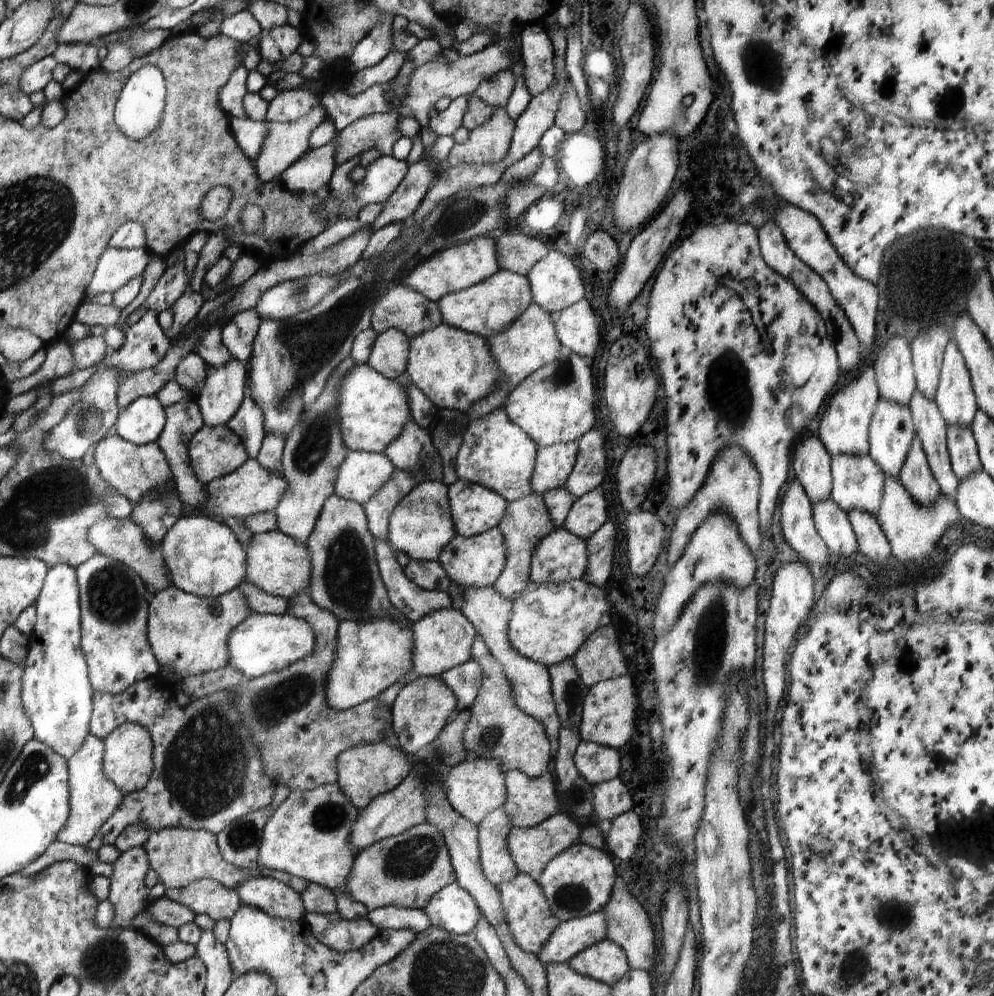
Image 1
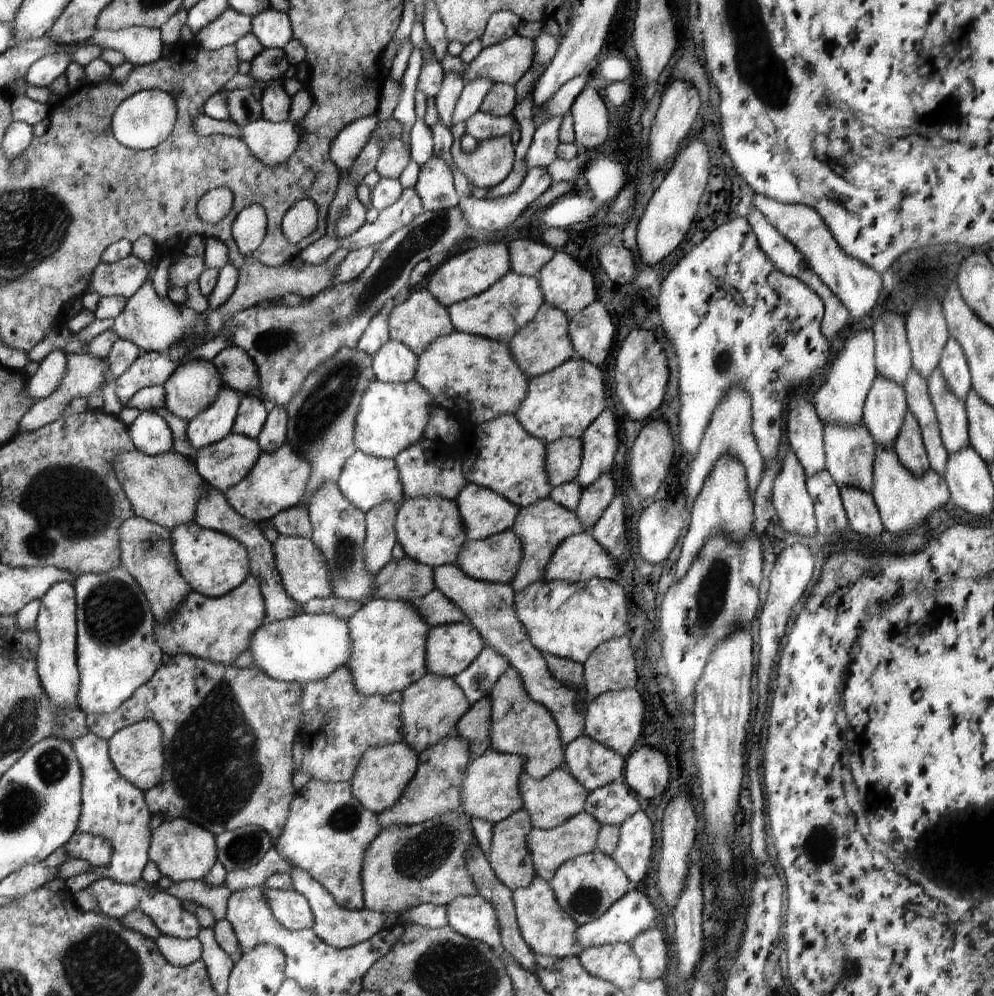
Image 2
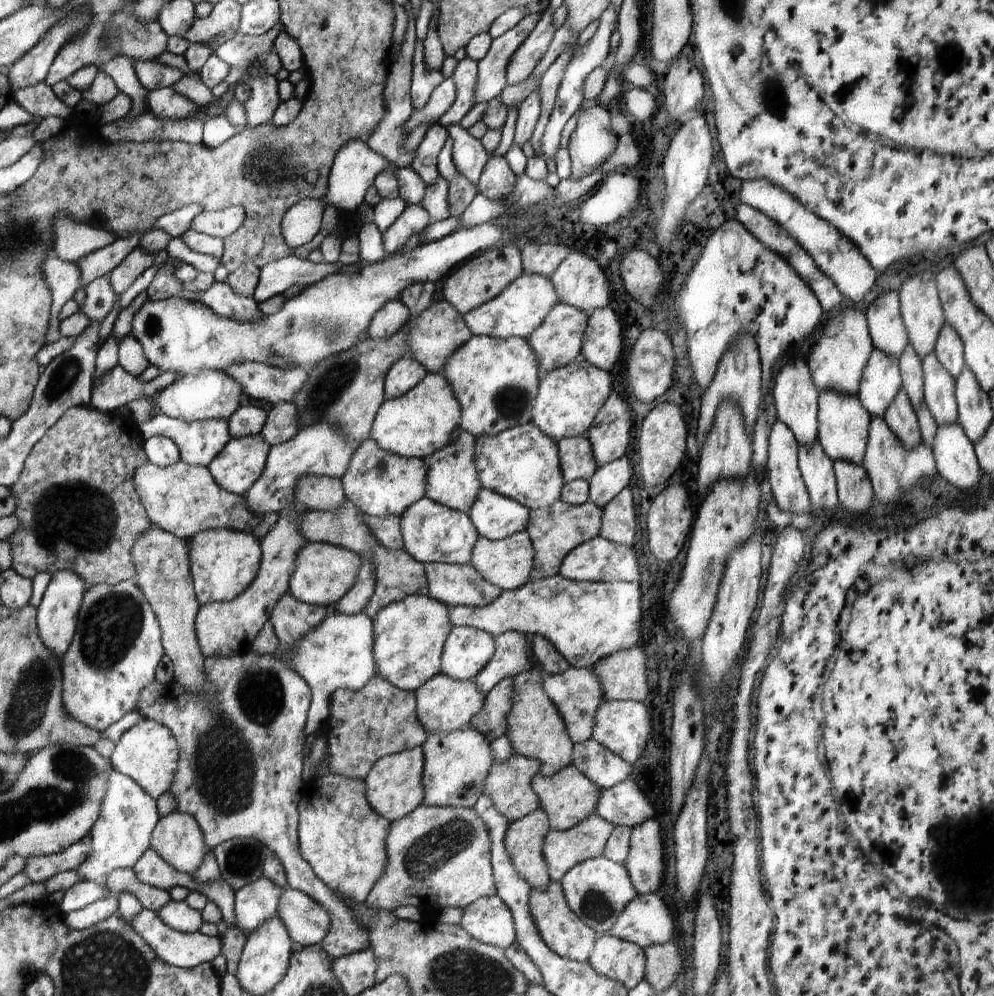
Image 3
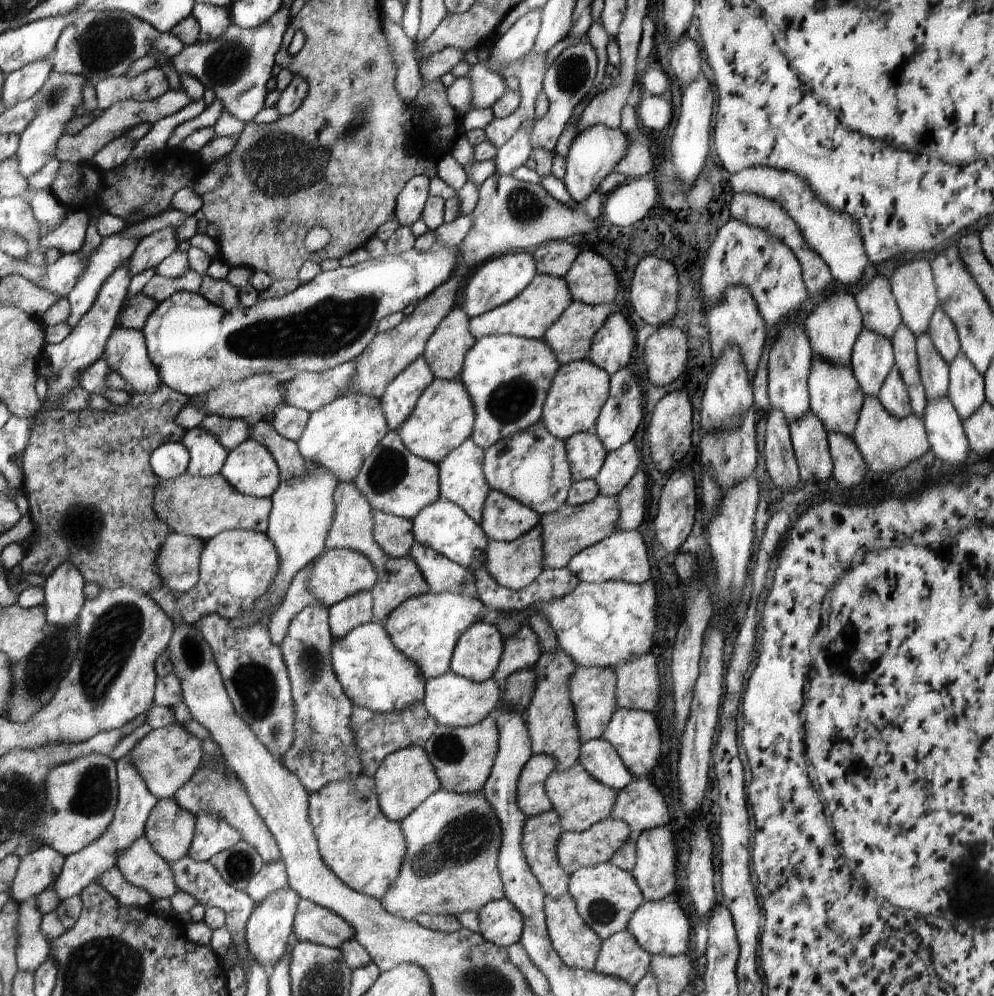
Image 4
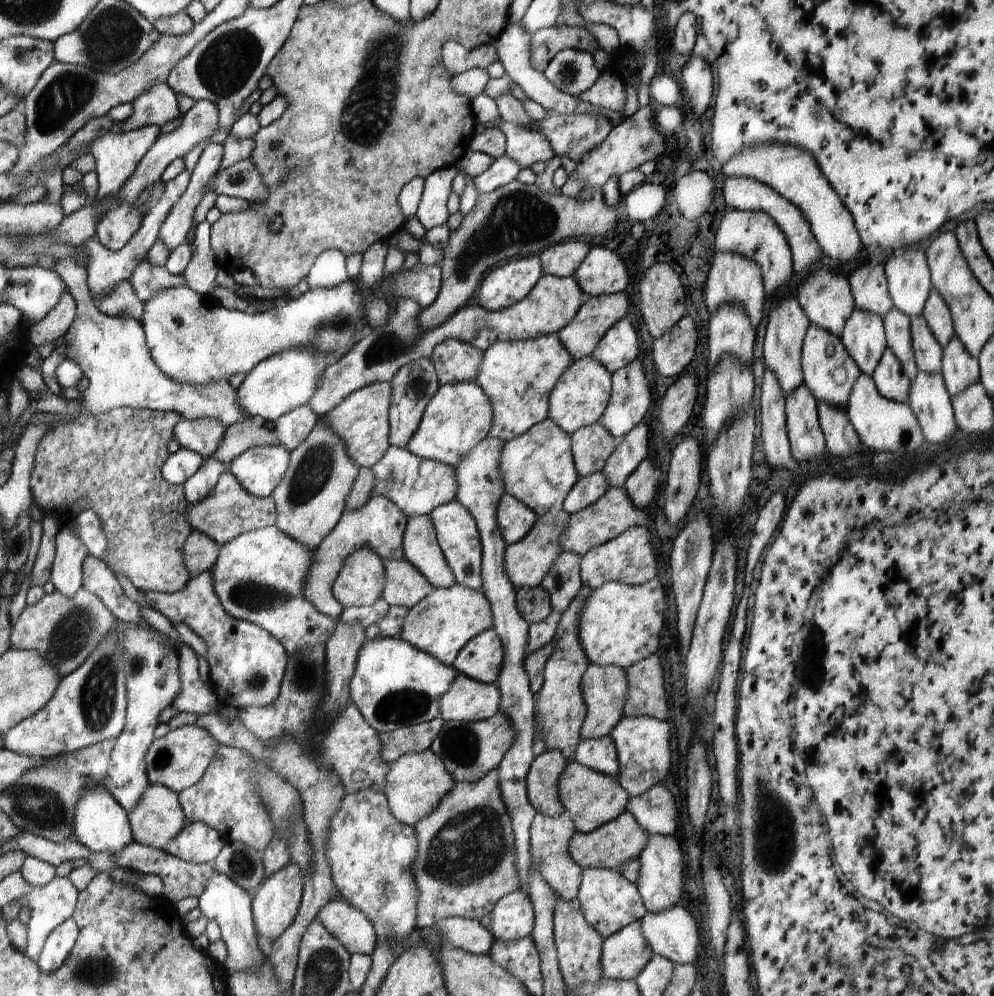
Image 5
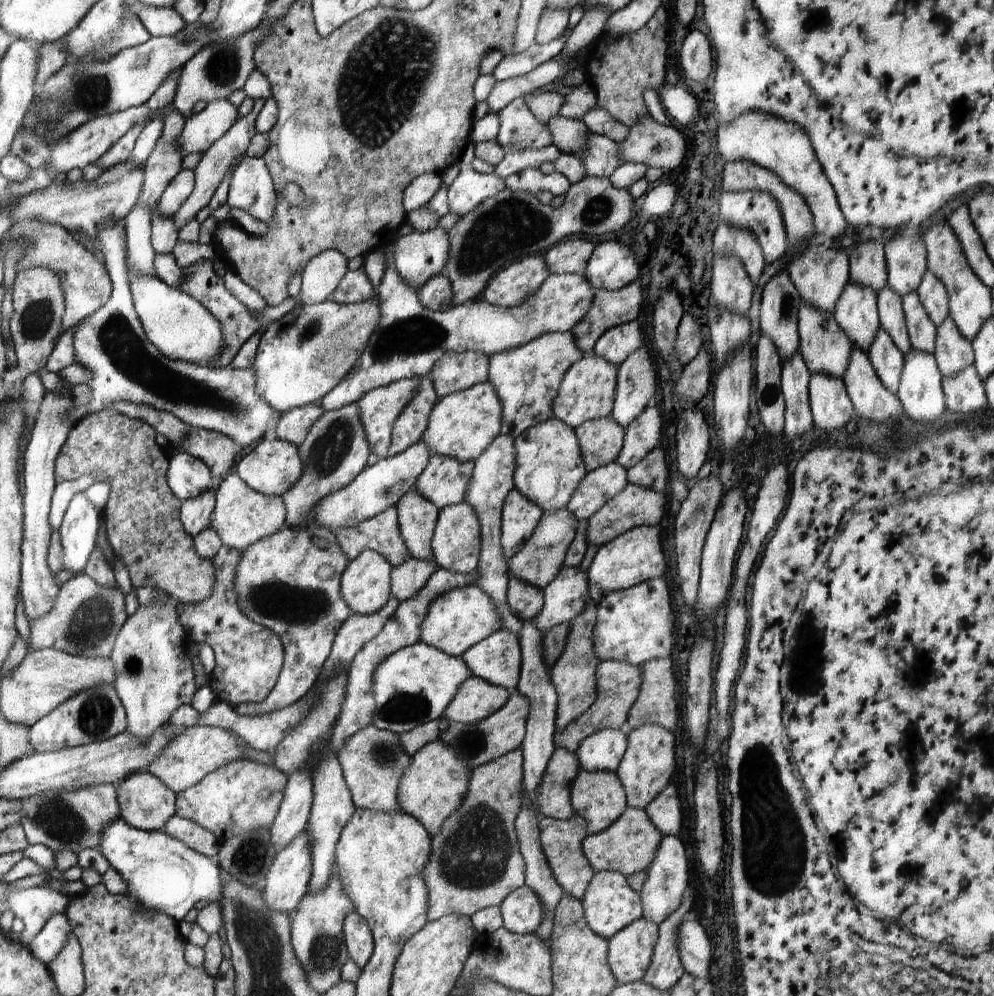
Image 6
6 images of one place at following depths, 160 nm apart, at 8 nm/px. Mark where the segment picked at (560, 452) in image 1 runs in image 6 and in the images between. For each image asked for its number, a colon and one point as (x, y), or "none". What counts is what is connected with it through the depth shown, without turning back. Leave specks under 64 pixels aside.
2: (564, 456)
3: (578, 461)
4: (586, 452)
5: (592, 445)
6: (601, 440)

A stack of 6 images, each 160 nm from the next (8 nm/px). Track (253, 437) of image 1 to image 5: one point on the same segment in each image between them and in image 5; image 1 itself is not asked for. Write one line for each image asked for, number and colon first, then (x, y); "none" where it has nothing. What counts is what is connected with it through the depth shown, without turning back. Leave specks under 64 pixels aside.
2: (252, 415)
3: (248, 420)
4: (230, 432)
5: (202, 436)

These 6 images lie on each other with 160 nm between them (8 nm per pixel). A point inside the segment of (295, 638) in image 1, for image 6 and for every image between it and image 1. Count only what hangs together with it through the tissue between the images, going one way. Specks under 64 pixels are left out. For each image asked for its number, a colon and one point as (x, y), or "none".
2: (311, 647)
3: (339, 654)
4: (375, 673)
5: (394, 685)
6: (415, 685)

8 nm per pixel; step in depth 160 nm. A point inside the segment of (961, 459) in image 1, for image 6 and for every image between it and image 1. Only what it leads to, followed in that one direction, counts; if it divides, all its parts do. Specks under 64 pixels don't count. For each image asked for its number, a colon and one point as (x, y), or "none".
2: (950, 410)
3: (938, 386)
4: (934, 370)
5: (928, 353)
6: (922, 331)

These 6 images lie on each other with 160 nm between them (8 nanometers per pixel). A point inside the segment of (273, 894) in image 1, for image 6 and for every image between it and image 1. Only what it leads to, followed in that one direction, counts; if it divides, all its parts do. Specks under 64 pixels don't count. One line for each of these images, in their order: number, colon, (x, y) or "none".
2: (292, 909)
3: (308, 922)
4: (313, 922)
5: (350, 925)
6: (360, 939)

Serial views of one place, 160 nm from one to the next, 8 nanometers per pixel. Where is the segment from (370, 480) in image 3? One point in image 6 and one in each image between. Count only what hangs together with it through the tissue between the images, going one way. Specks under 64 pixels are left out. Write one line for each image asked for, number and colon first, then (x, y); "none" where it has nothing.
4: (394, 480)
5: (417, 485)
6: (446, 479)

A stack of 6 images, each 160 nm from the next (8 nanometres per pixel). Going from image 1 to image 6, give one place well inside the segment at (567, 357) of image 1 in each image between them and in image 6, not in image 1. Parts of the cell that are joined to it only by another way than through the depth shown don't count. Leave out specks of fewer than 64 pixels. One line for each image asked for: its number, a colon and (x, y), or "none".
2: (562, 403)
3: (569, 398)
4: (579, 391)
5: (580, 398)
6: (587, 392)

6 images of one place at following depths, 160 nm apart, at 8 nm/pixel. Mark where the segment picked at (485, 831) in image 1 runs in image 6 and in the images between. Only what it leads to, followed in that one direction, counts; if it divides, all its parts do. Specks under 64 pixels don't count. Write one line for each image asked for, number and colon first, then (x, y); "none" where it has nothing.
2: (510, 858)
3: (526, 837)
4: (542, 832)
5: (550, 836)
6: (562, 840)

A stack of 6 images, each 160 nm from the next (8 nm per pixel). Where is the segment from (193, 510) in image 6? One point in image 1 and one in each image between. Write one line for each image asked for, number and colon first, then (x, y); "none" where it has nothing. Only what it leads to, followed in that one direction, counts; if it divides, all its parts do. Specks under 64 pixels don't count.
1: (225, 388)
2: (212, 426)
3: (199, 441)
4: (208, 456)
5: (197, 488)

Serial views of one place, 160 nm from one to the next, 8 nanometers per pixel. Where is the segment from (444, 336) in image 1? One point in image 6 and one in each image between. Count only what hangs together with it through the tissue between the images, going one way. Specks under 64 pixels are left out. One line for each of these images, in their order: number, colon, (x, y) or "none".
2: (478, 378)
3: (497, 380)
4: (509, 377)
5: (518, 376)
6: (527, 379)

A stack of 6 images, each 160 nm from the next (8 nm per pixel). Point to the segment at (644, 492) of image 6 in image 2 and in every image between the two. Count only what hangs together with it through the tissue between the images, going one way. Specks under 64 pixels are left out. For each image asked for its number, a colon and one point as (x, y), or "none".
2: (542, 527)
3: (555, 531)
4: (571, 529)
5: (612, 514)

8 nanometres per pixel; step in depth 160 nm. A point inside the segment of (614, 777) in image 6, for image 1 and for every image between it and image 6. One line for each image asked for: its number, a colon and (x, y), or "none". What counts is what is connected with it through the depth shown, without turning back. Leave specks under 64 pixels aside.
1: (530, 801)
2: (551, 801)
3: (569, 797)
4: (582, 801)
5: (592, 798)

